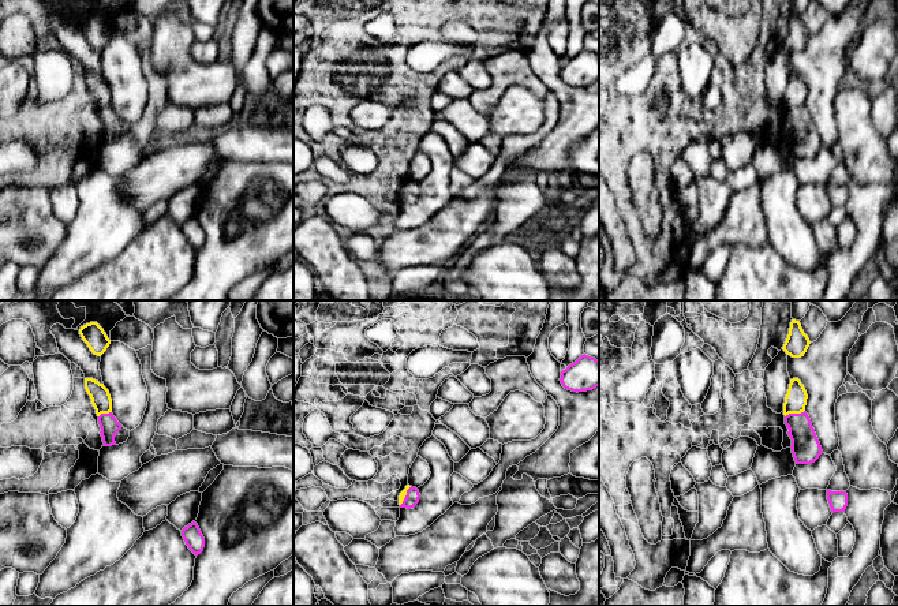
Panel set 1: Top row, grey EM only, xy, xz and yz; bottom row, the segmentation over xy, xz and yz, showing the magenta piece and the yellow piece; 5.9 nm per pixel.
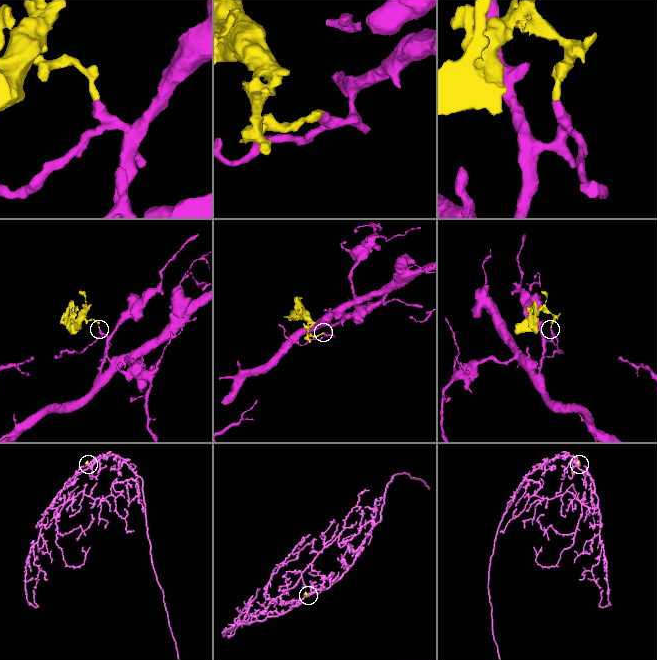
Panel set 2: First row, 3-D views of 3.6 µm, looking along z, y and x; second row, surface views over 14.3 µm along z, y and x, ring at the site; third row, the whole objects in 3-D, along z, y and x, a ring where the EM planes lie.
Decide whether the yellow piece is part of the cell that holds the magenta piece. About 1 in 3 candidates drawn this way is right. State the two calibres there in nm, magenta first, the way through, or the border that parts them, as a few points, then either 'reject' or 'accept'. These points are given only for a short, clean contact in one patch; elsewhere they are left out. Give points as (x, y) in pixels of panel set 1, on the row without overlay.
170 nm thick on the magenta side, 130 nm on the other; runs through yz (805, 141), (794, 108), (796, 93); accept

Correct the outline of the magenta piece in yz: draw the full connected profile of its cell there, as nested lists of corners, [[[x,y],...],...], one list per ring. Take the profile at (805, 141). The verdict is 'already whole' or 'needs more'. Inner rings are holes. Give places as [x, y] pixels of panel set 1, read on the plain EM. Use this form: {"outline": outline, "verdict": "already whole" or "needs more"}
{"outline": [[[798,72],[790,74],[783,97],[783,109],[796,158],[815,157],[823,147],[811,113],[805,106],[807,93],[808,89],[801,75]]], "verdict": "needs more"}

